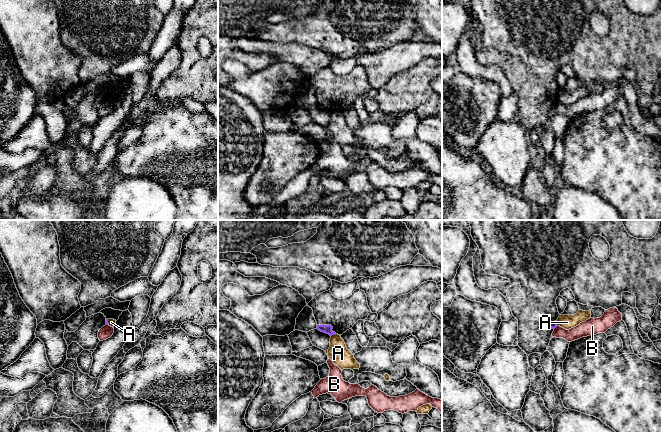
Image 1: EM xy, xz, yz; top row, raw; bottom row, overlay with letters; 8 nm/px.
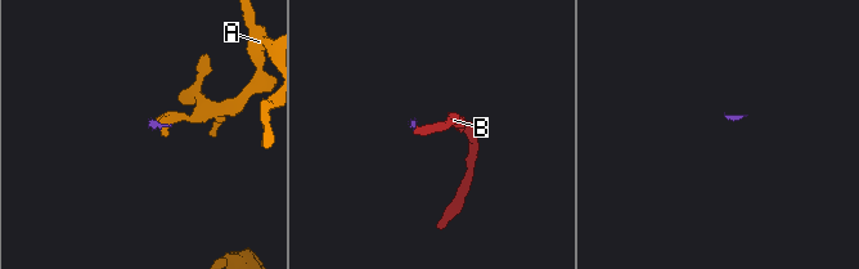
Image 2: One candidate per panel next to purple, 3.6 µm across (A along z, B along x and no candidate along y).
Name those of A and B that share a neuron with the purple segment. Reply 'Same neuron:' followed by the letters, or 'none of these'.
Same neuron: none of these

